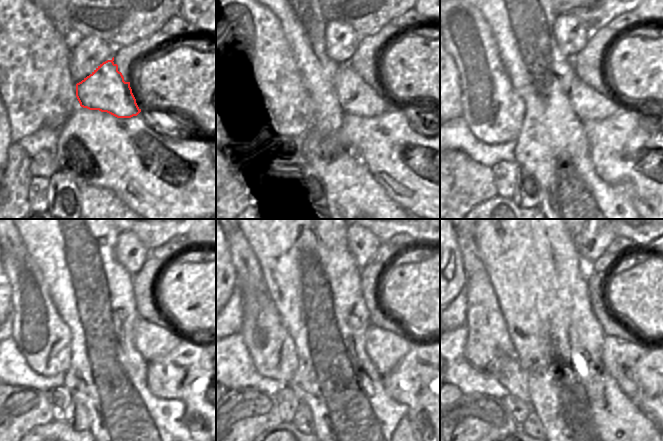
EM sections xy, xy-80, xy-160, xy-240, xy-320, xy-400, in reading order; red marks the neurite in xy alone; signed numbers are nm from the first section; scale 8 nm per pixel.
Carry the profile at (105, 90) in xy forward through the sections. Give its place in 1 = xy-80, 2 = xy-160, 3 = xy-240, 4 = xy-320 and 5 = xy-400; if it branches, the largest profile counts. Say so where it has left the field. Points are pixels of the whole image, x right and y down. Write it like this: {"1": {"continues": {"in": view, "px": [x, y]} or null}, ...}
{"1": {"continues": {"in": "xy-80", "px": [355, 97]}}, "2": {"continues": {"in": "xy-160", "px": [587, 104]}}, "3": {"continues": {"in": "xy-240", "px": [152, 341]}}, "4": {"continues": {"in": "xy-320", "px": [385, 349]}}, "5": {"continues": {"in": "xy-400", "px": [619, 357]}}}

